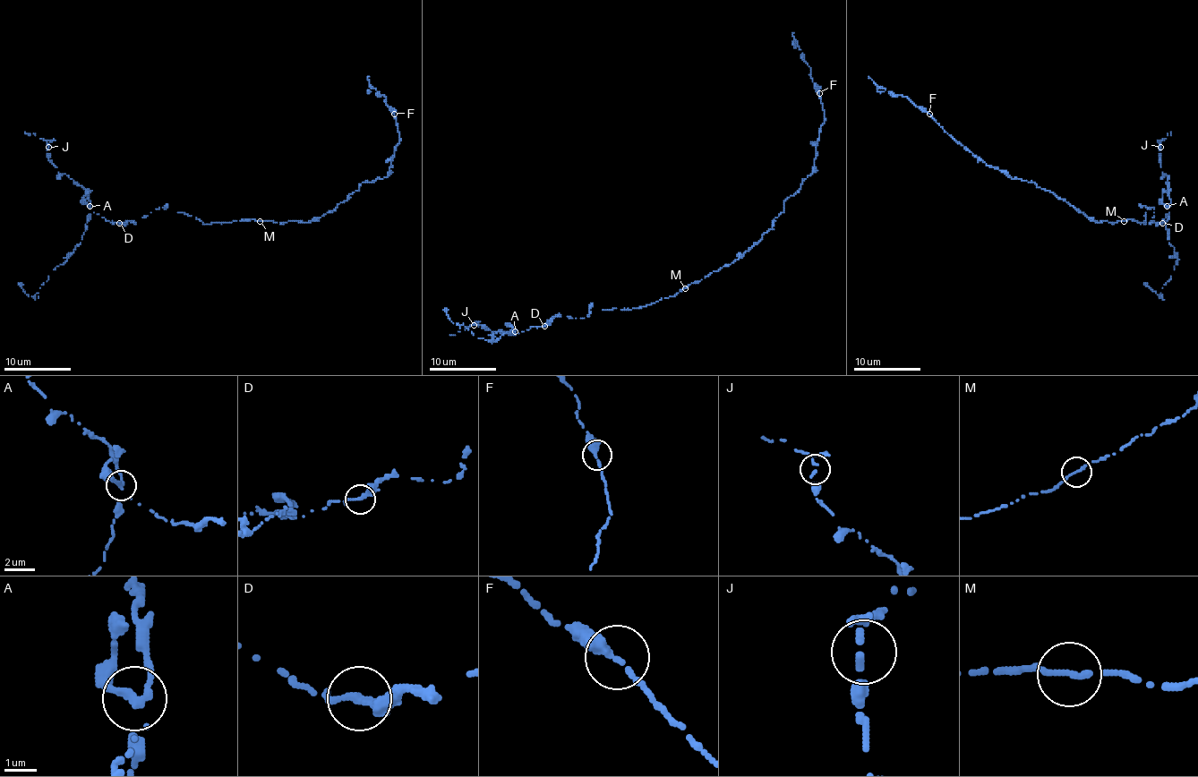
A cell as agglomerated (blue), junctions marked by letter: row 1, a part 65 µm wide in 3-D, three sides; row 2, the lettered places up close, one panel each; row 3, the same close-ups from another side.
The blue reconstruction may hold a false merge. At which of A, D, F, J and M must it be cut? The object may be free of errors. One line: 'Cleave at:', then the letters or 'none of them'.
Cleave at: A

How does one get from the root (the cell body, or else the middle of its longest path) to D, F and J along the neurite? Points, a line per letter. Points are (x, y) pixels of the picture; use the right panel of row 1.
D: (1124, 221), (1132, 219), (1145, 224), (1145, 212), (1141, 208), (1144, 206), (1154, 208), (1152, 222), (1162, 222)
F: (1124, 221), (1091, 221), (1064, 199), (1038, 187), (1035, 182), (1013, 179), (988, 166), (956, 141), (929, 114)
J: (1124, 221), (1145, 224), (1142, 206), (1154, 208), (1152, 222), (1162, 222), (1169, 212), (1160, 147)

